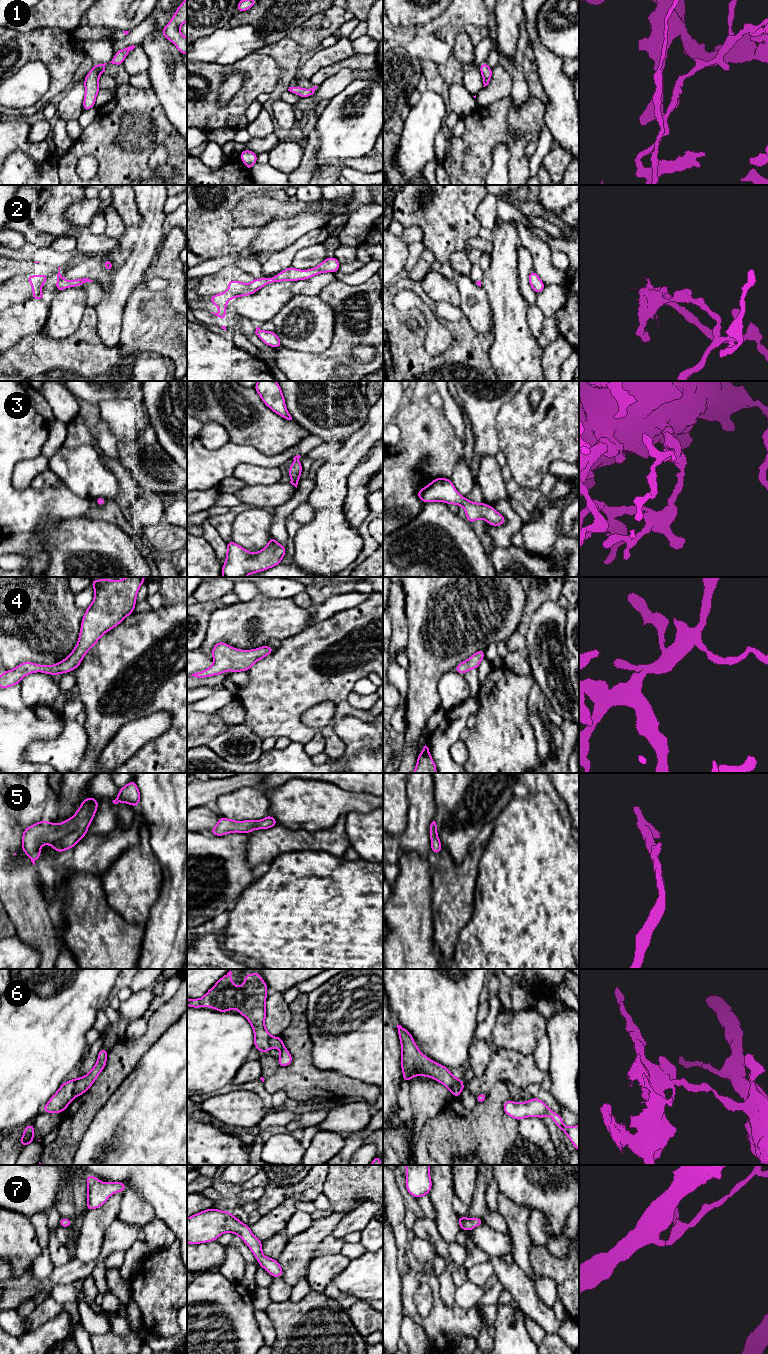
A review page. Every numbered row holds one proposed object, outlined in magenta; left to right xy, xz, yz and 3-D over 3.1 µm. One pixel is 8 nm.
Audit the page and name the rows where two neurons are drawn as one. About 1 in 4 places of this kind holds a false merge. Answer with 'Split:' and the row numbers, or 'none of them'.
Split: 6

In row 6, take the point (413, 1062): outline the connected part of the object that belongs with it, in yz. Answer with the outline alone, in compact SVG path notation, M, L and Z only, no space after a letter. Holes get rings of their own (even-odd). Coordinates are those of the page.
M397 1024L397 1028L402 1049L401 1067L404 1082L408 1083L413 1076L427 1076L442 1083L451 1092L452 1088L457 1085L461 1093L465 1087L464 1082L454 1077L445 1066L423 1055L412 1035L404 1027Z

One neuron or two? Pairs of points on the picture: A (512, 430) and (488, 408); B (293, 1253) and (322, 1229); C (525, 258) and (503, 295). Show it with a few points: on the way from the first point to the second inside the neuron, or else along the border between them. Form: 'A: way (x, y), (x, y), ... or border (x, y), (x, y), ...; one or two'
A: border (511, 397), (500, 408), (497, 415), (497, 440); two
B: way (300, 1248), (315, 1234); one
C: border (517, 247), (518, 287), (522, 294); two

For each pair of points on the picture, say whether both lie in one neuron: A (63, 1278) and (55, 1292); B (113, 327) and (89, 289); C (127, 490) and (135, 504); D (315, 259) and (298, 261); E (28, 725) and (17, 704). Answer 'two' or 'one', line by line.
A: two
B: two
C: two
D: one
E: two

